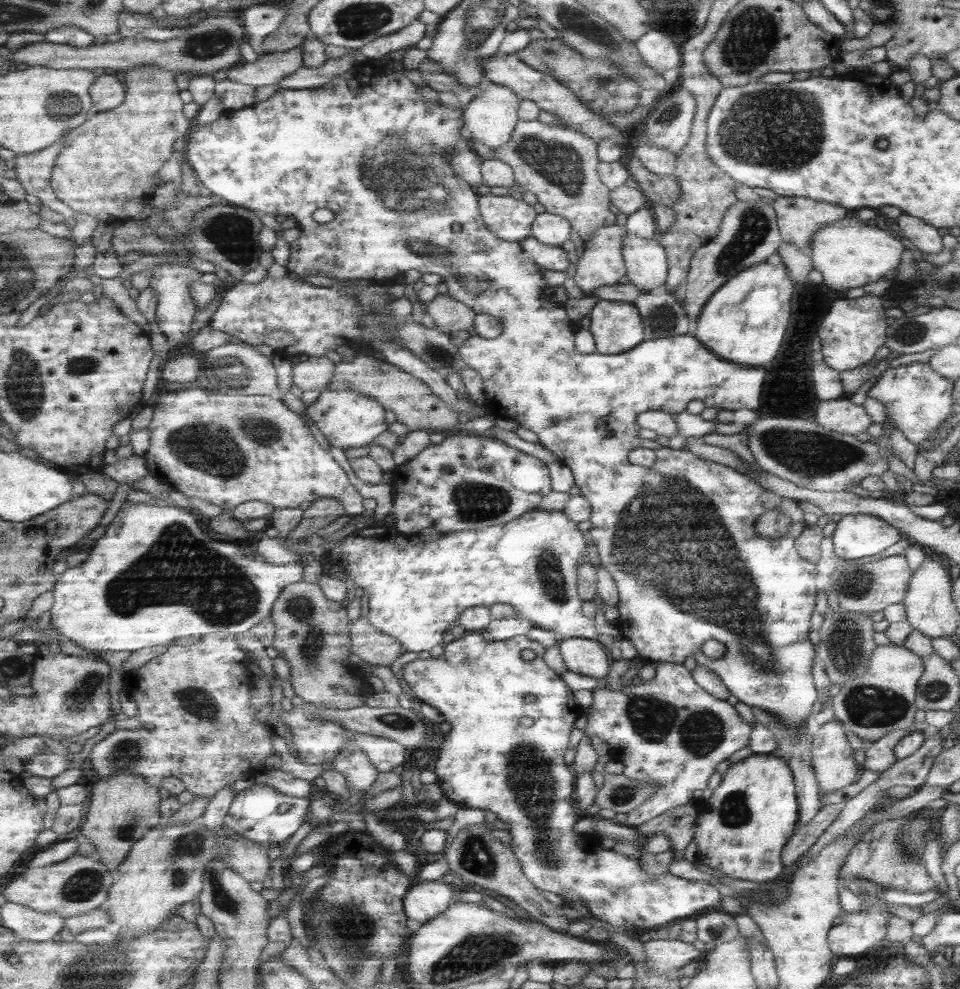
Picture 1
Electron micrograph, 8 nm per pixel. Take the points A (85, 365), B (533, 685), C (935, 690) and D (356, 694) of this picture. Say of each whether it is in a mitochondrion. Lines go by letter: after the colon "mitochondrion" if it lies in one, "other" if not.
A: mitochondrion
B: other
C: mitochondrion
D: other

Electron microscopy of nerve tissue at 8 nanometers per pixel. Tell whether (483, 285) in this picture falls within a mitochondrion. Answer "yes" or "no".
yes

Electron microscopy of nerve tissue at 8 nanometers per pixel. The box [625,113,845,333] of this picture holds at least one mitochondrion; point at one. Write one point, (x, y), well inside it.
(753, 226)

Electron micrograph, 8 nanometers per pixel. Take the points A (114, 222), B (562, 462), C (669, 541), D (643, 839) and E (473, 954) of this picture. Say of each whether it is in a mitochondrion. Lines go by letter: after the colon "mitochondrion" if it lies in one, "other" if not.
A: other
B: other
C: mitochondrion
D: other
E: mitochondrion

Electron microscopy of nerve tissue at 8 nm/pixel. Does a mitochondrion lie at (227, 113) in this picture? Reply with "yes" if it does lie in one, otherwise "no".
no

